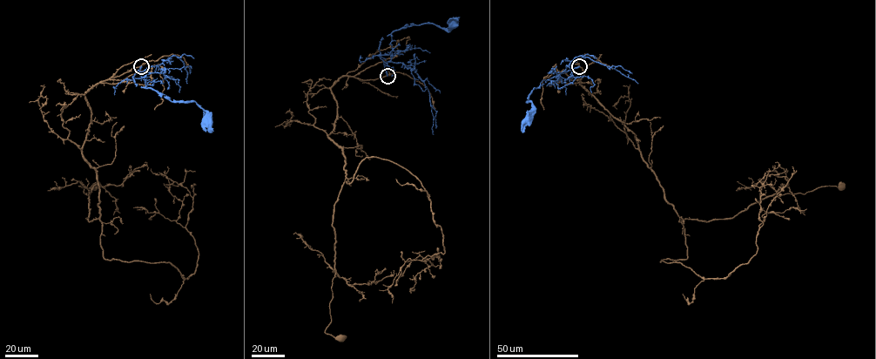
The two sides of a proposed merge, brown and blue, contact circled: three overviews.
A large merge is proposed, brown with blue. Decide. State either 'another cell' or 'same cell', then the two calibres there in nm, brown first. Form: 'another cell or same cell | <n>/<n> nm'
another cell | 240/440 nm

